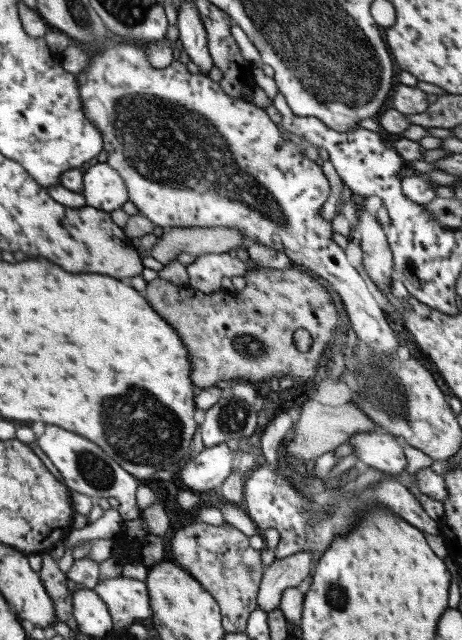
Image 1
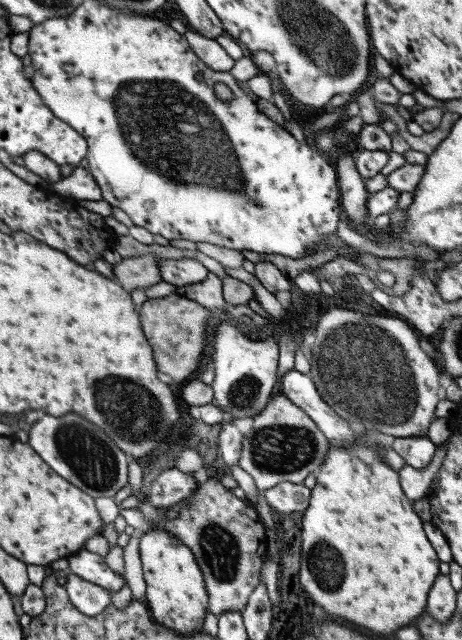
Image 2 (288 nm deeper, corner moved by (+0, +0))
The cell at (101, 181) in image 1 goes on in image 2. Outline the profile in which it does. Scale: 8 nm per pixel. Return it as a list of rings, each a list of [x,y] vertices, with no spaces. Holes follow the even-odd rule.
[[[77,166],[77,168],[71,172],[71,176],[63,178],[63,180],[59,182],[57,192],[63,194],[63,196],[73,198],[73,200],[77,200],[77,202],[101,202],[101,200],[103,200],[101,190],[97,188],[97,182],[95,182],[93,176],[91,176],[85,168],[81,168],[81,166]]]

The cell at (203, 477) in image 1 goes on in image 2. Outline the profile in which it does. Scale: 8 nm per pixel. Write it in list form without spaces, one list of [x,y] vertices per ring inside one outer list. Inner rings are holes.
[[[175,466],[161,472],[149,486],[147,500],[153,506],[175,506],[181,498],[189,498],[197,486],[191,472],[179,472]]]

